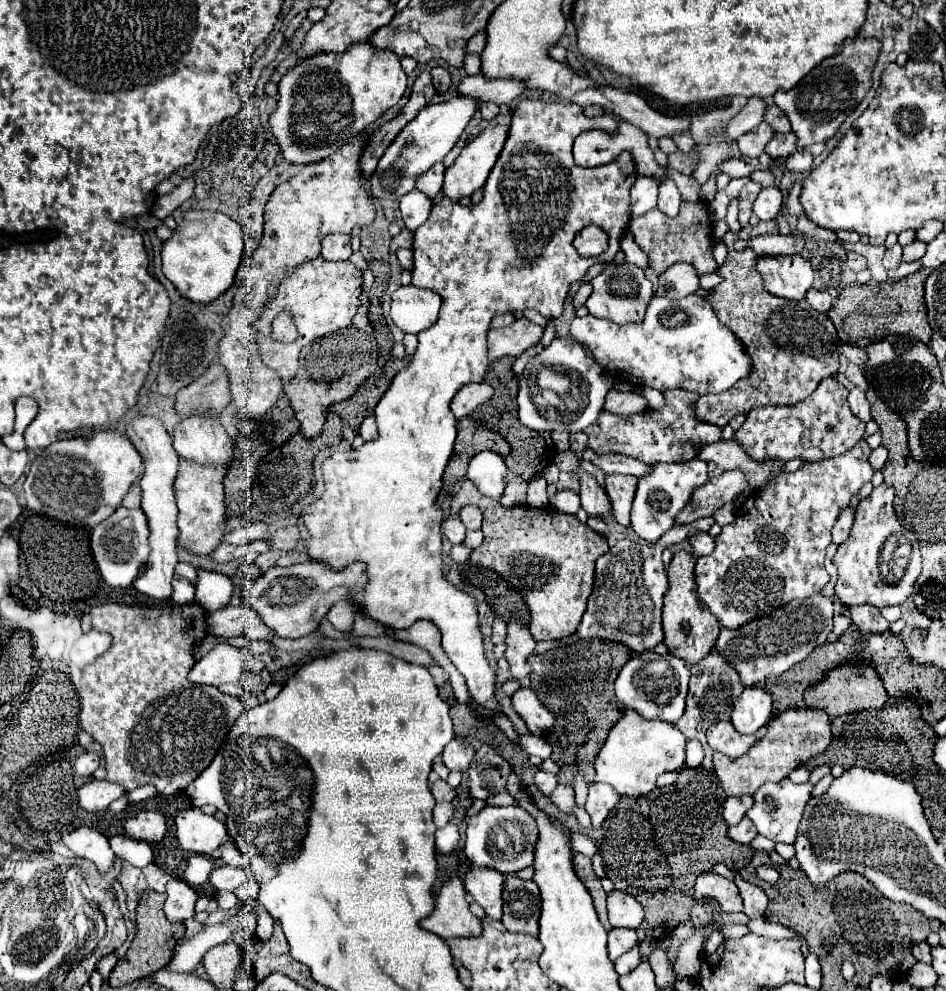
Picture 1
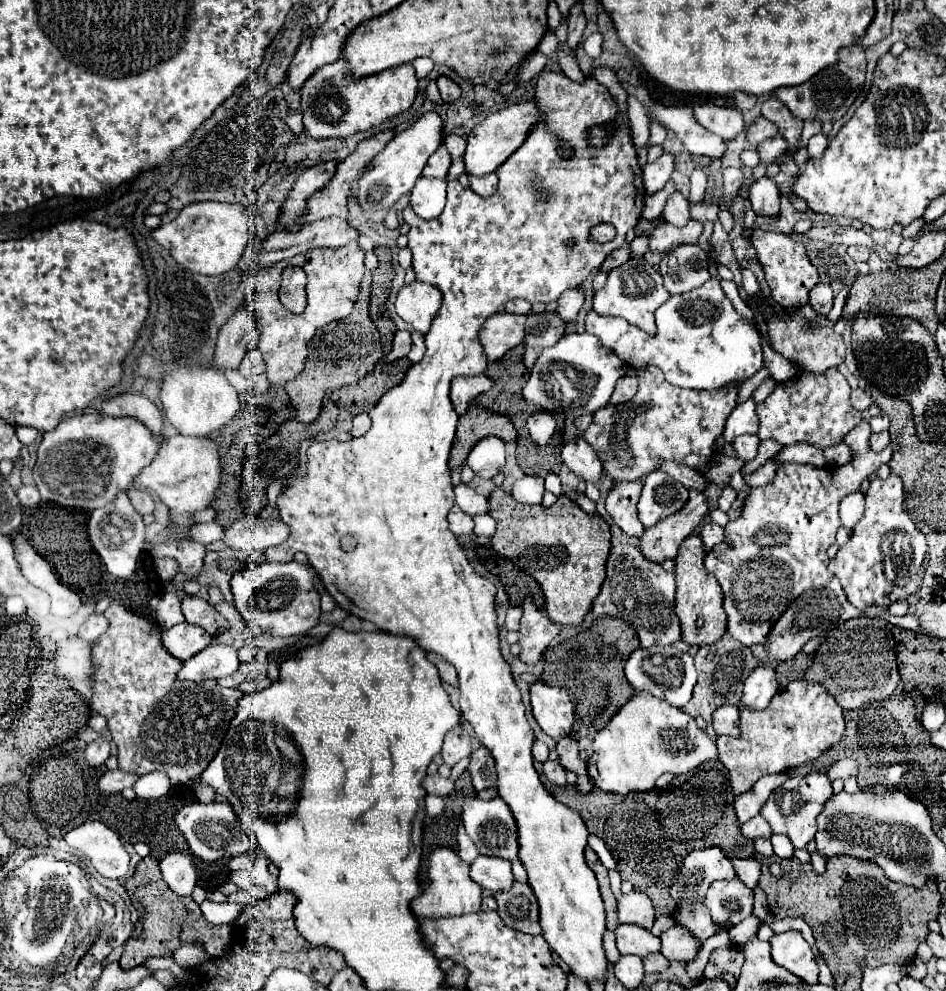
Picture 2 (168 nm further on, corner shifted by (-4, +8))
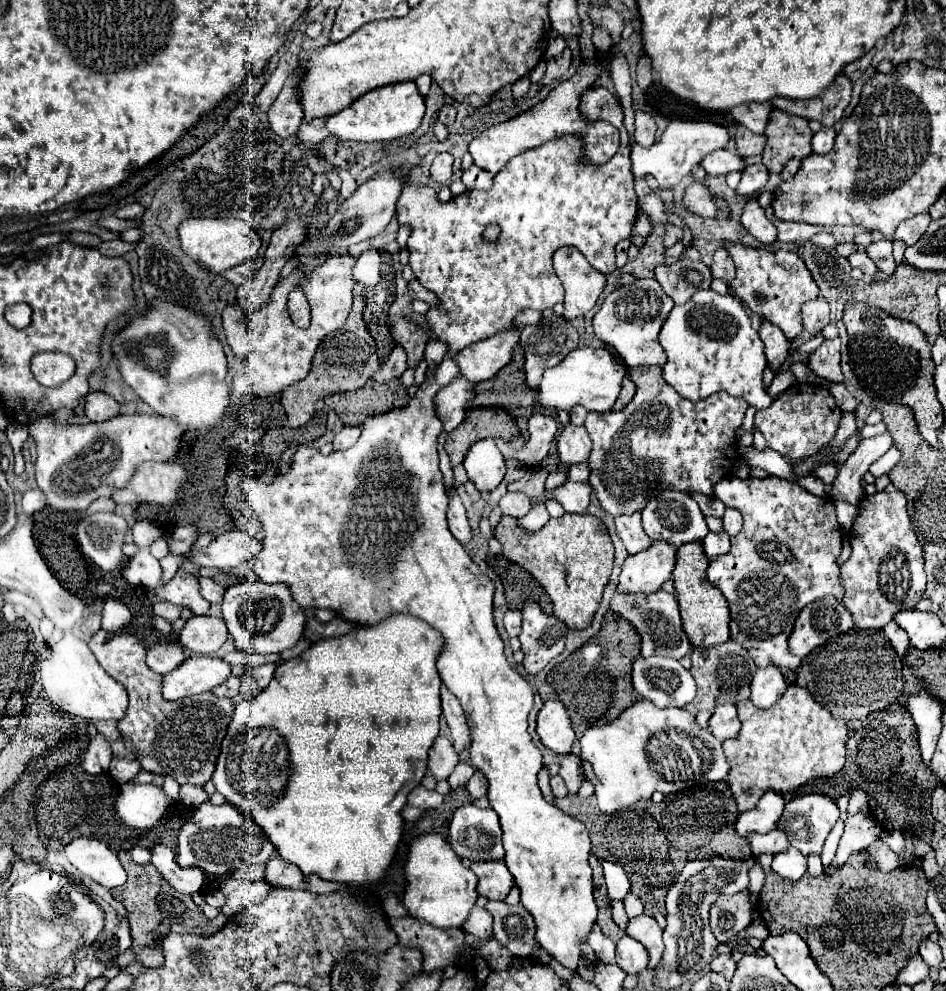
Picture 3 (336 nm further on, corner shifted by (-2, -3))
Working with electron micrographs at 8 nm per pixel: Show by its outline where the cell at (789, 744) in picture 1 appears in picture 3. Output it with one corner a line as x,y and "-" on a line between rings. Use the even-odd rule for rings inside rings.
789,686
785,690
783,698
779,698
779,702
767,710
759,710
753,706
751,700
743,700
737,704
737,712
739,712
739,720
741,720
741,730
739,730
737,738
723,742
723,752
727,756
727,762
731,764
727,784
731,786
739,812
751,810
767,788
773,788
775,792
785,794
785,792
791,792
791,790
799,788
801,784
813,782
817,778
835,776
843,768
847,726
843,720
831,716
819,702
815,702
813,696
807,692
807,688

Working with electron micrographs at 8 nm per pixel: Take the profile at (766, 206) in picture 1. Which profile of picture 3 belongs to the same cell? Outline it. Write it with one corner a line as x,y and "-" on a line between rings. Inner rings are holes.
749,198
745,204
745,212
741,216
741,224
745,226
745,230
759,240
761,244
773,244
777,238
777,228
773,226
773,222
765,216
765,210
761,208
761,204
757,202
757,198

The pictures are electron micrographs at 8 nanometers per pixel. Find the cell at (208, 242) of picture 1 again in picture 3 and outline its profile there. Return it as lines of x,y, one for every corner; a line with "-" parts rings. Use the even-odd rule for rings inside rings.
195,218
179,226
181,248
191,260
209,272
223,274
225,270
243,264
255,256
255,230
241,218

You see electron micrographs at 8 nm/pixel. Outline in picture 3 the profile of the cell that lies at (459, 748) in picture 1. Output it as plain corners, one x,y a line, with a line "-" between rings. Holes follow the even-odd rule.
439,736
429,750
429,768
437,780
447,780
449,774
459,764
459,754
455,752
451,740

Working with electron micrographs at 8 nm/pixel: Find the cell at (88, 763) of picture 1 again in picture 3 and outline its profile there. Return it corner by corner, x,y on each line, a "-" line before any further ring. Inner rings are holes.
95,736
89,740
89,746
83,756
83,770
91,776
107,774
111,764
111,746
103,736

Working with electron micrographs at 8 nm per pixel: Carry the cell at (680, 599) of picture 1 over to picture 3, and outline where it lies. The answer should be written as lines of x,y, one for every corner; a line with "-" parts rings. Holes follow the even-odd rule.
689,542
679,546
677,550
677,564
673,570
675,594
679,600
683,630
691,640
693,648
709,648
729,640
729,608
723,594
707,580
707,566
709,560
703,552
701,542

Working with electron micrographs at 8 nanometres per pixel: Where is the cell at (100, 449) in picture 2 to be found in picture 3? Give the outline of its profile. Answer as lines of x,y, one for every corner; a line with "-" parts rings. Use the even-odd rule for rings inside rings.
121,414
101,424
55,424
51,418
39,418
29,426
29,436
37,444
35,478
37,486
45,494
45,502
53,510
61,512
85,512
97,498
111,496
115,490
127,486
127,480
135,476
135,468
147,460
167,462
179,448
181,432
171,418
149,414

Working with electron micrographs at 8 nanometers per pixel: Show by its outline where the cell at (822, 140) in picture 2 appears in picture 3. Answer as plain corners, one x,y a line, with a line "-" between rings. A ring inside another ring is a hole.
821,128
815,136
813,136
813,152
815,154
827,154
833,148
833,140
835,140
835,130
833,128

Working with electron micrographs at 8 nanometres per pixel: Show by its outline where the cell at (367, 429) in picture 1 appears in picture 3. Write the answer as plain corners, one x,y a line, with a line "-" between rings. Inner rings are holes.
345,426
345,428
335,436
335,440
333,440
333,448
335,448
335,450
347,450
347,448
351,448
351,446
357,442
359,434
361,434
361,428

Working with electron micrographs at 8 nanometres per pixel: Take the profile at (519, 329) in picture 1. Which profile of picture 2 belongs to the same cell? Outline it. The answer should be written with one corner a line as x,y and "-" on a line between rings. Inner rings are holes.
499,311
483,323
479,331
479,341
489,361
501,359
509,349
523,343
525,319
527,319
525,315
513,315
507,311

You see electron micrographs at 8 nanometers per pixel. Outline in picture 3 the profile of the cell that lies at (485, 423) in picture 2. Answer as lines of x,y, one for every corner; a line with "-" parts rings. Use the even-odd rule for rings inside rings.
471,408
467,410
465,422
459,424
453,432
447,434
445,450
451,458
451,464
457,466
465,460
469,448
485,438
503,438
513,442
519,436
519,430
513,418
499,408

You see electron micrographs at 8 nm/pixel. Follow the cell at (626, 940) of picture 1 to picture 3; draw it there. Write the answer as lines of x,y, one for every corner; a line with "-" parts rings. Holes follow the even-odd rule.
623,936
617,942
617,964
627,974
639,974
639,972
647,970
647,964
649,964
647,950
637,940

